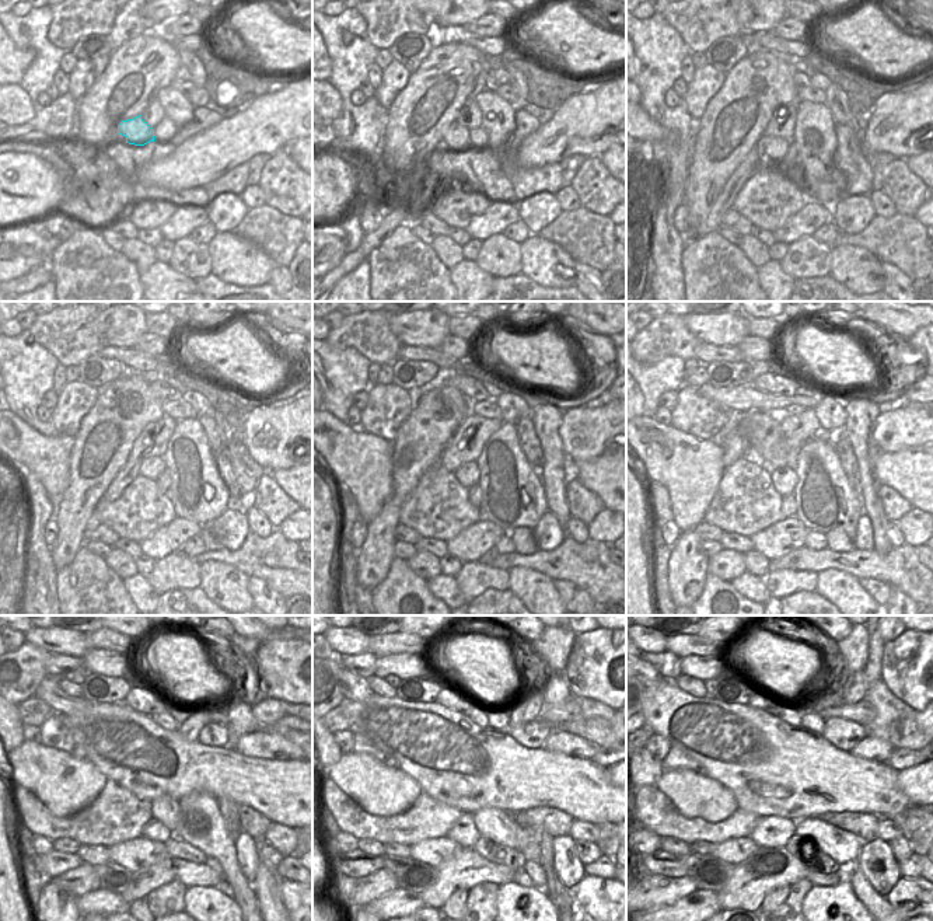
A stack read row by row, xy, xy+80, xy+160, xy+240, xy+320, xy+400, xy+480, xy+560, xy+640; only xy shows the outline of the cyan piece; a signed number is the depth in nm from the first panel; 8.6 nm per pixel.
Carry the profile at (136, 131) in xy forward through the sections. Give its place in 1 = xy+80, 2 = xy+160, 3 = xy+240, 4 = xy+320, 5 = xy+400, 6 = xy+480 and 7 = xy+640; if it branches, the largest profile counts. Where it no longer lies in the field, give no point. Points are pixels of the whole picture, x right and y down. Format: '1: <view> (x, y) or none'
1: xy+80 (455, 138)
2: xy+160 (772, 149)
3: xy+240 (150, 468)
4: xy+320 (468, 474)
5: xy+400 (783, 478)
6: xy+480 (166, 809)
7: xy+640 (844, 847)

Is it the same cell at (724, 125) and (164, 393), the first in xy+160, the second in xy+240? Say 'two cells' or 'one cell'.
two cells

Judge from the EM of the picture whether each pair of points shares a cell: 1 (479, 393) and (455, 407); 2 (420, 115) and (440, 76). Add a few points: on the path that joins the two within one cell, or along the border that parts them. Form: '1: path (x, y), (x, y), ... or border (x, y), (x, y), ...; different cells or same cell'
1: border (447, 383), (472, 401); different cells
2: path (423, 105), (440, 86); same cell

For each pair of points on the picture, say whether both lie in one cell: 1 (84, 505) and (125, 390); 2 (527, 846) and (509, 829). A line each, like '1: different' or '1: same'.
1: same
2: different

